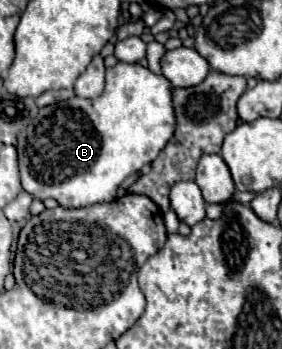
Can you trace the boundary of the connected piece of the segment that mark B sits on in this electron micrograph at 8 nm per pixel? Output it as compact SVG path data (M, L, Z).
M124 64L106 70L106 88L98 98L68 98L64 102L46 106L36 120L20 134L16 144L20 160L22 188L38 200L54 198L64 208L82 208L98 202L112 202L120 184L142 166L150 164L168 144L176 130L176 116L172 106L172 84L142 64Z

